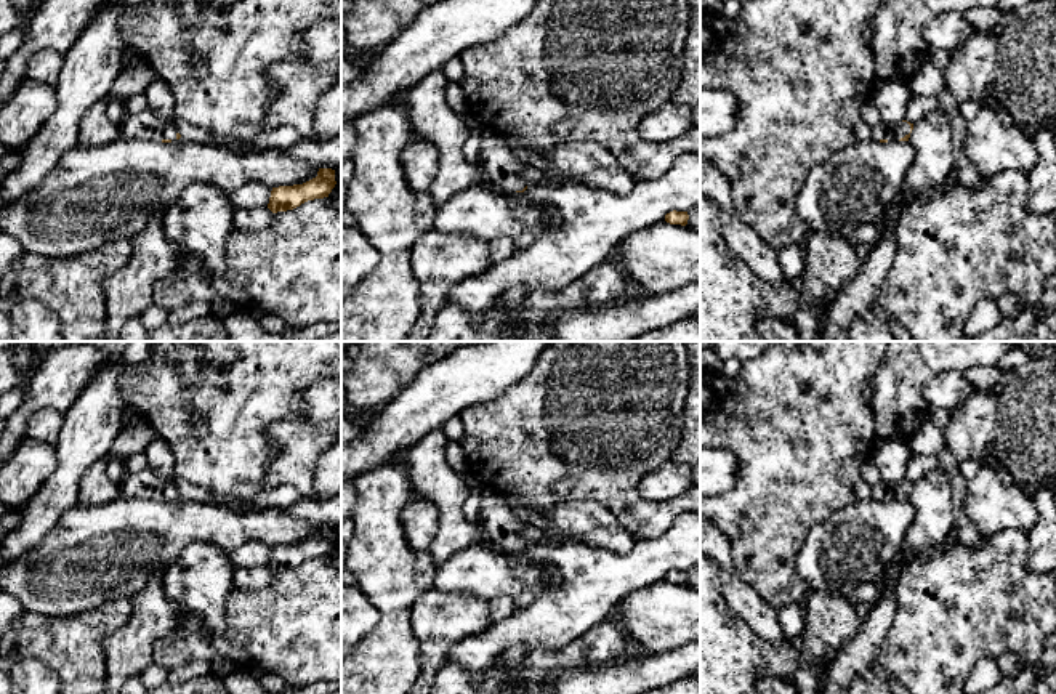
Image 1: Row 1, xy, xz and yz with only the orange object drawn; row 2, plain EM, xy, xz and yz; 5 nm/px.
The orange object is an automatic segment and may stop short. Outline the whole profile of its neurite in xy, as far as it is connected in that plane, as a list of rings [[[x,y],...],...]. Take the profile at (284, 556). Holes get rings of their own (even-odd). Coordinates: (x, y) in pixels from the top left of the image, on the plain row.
[[[319,527],[317,535],[303,543],[272,547],[268,567],[272,572],[293,569],[308,559],[328,556],[335,543],[335,529]]]

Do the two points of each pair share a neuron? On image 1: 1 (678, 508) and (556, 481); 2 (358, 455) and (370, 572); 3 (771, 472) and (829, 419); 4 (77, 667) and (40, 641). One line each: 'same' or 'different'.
1: same
2: different
3: same
4: same

